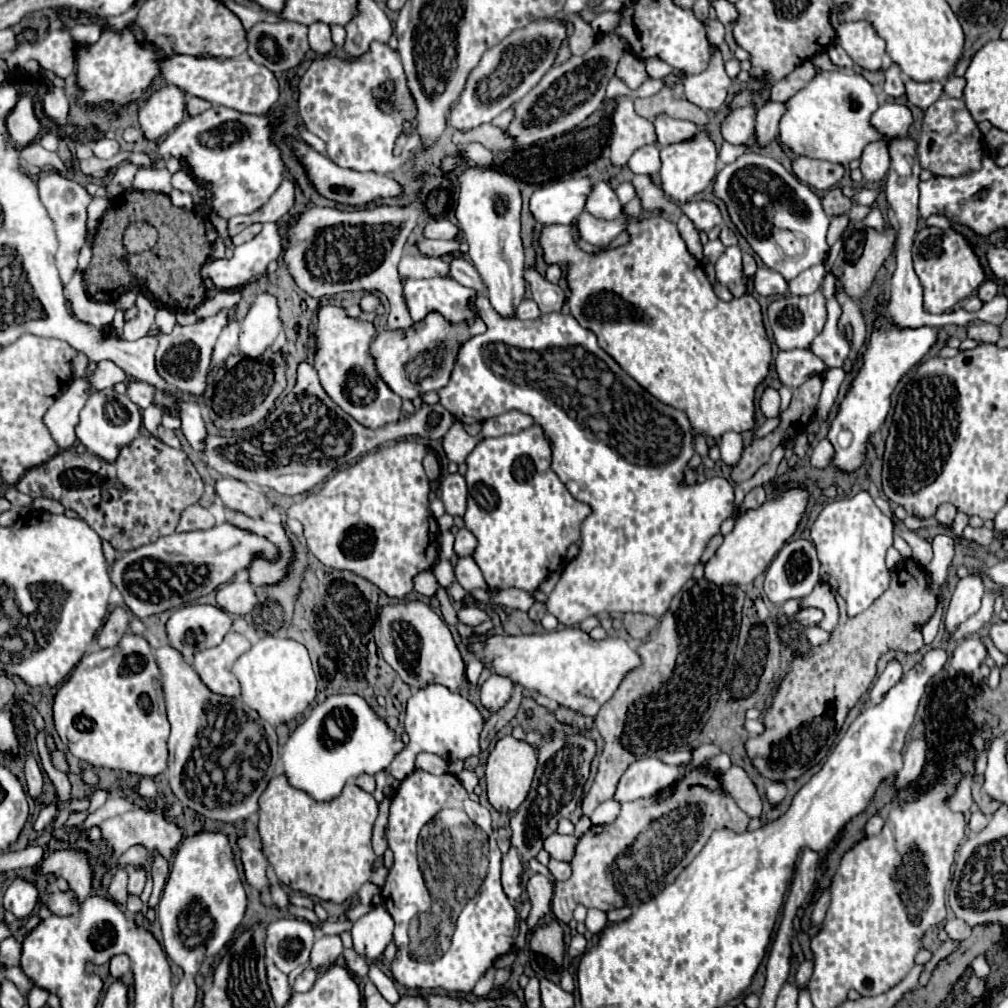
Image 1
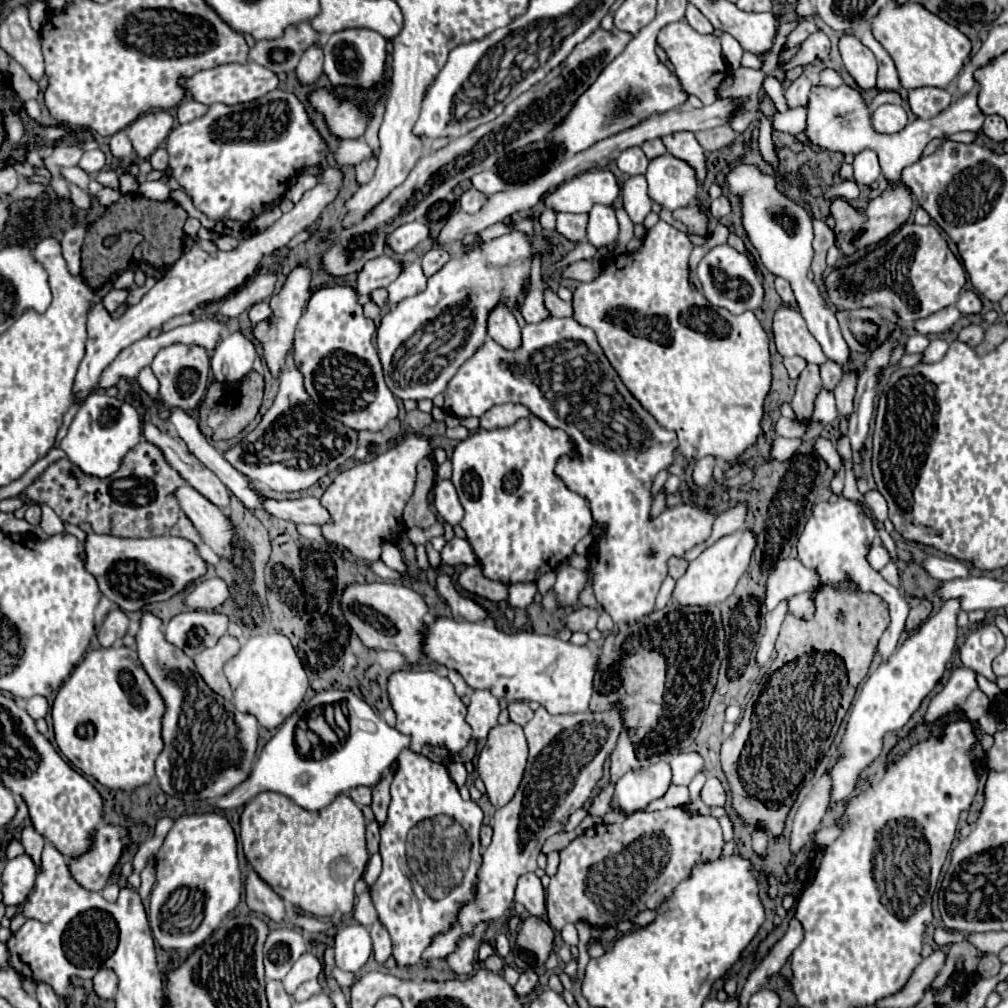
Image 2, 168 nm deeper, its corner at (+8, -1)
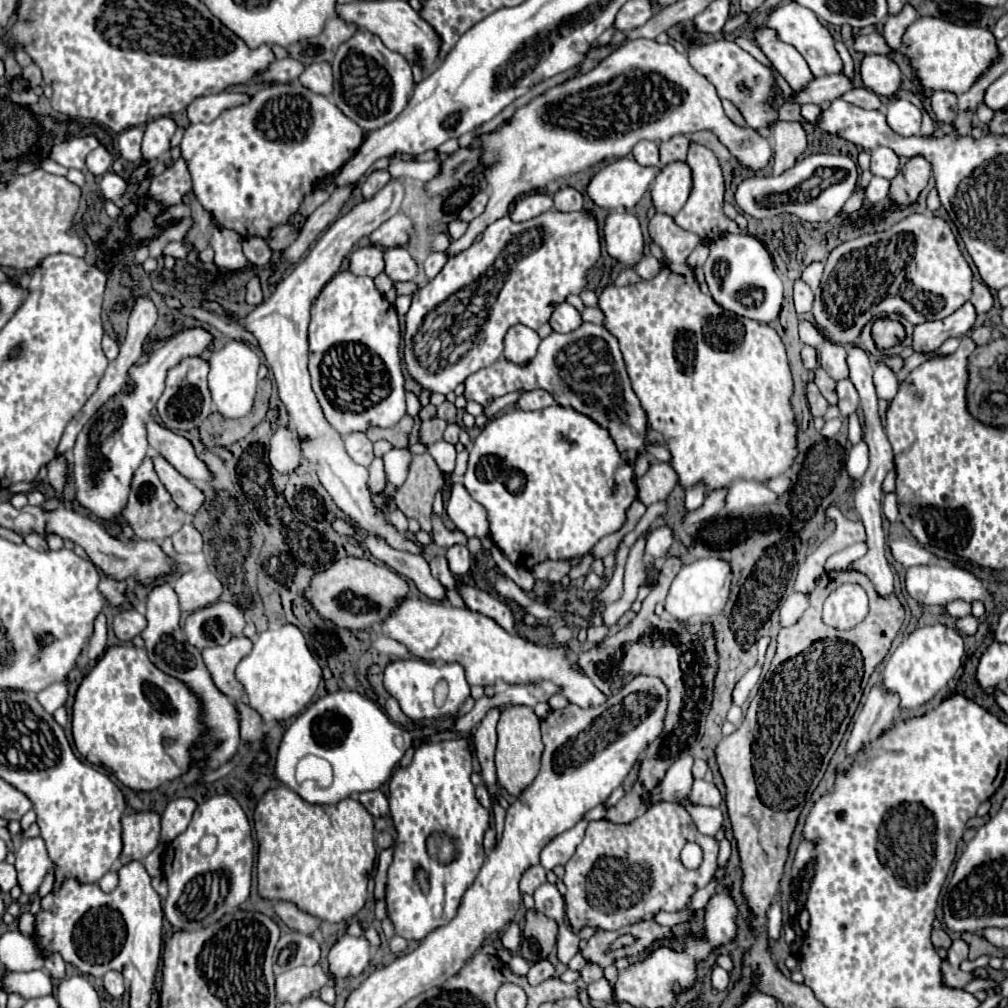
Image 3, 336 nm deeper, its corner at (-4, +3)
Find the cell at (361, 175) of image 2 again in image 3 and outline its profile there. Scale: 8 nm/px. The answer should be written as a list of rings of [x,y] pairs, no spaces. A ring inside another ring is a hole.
[[[374,170],[374,172],[366,178],[366,182],[362,184],[362,196],[364,196],[364,198],[372,198],[374,192],[382,190],[390,180],[392,180],[392,176],[390,176],[386,170]]]

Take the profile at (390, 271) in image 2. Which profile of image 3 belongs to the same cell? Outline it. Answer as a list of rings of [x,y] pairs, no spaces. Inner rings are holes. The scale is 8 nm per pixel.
[[[364,246],[350,254],[350,266],[348,270],[356,276],[370,276],[374,278],[384,270],[384,258],[382,248],[378,246]]]

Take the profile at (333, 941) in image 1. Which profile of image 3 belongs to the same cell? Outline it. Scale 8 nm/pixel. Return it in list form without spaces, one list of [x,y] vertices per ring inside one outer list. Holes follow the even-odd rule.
[[[300,966],[276,976],[276,1000],[278,1004],[300,1004],[306,996],[312,996],[322,986],[334,986],[332,978],[316,966]]]

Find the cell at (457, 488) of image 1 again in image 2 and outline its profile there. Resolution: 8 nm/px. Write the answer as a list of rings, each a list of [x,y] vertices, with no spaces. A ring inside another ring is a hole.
[[[436,480],[436,486],[434,486],[434,506],[436,506],[438,514],[450,526],[460,524],[460,520],[464,516],[464,510],[462,510],[462,504],[458,500],[456,488],[454,488],[454,484],[450,480]]]

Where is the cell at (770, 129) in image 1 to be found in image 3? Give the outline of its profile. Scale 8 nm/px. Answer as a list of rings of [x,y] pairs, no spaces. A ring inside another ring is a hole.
[[[786,2],[786,4],[780,4],[778,8],[774,8],[768,16],[766,16],[766,26],[772,28],[778,36],[778,40],[782,42],[788,42],[792,44],[802,56],[804,60],[808,62],[812,74],[816,78],[820,76],[826,76],[826,74],[836,74],[836,72],[842,72],[842,60],[834,48],[834,38],[832,34],[828,32],[826,26],[822,26],[816,18],[814,12],[810,12],[808,8],[802,8],[800,4],[794,4],[794,2]]]

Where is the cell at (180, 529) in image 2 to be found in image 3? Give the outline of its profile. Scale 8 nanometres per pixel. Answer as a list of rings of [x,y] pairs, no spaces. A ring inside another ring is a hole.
[[[186,522],[186,524],[172,536],[172,544],[174,544],[174,550],[176,550],[178,554],[200,552],[200,550],[202,550],[202,536],[200,536],[200,532],[198,532],[190,522]]]

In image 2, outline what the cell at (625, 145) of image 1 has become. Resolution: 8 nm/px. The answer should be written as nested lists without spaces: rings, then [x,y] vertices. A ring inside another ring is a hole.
[[[658,138],[658,140],[646,140],[646,142],[642,144],[642,150],[644,150],[644,154],[646,154],[650,160],[656,158],[656,156],[666,154],[666,148],[664,148],[664,144],[662,144],[660,138]]]

